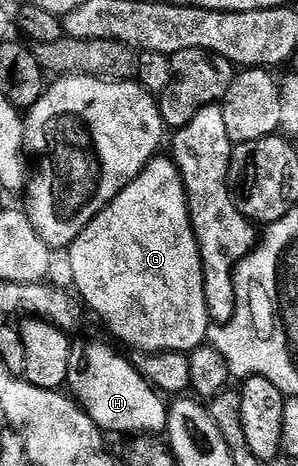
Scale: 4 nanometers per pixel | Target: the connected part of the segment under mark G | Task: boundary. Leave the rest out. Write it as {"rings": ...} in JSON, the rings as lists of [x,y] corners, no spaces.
{"rings":[[[158,156],[151,159],[143,168],[143,172],[139,172],[139,176],[135,180],[131,180],[131,184],[127,184],[127,188],[120,190],[115,196],[115,200],[111,200],[111,204],[107,204],[107,208],[103,208],[103,212],[99,212],[99,216],[95,216],[95,220],[91,220],[91,224],[87,224],[87,228],[83,228],[83,232],[79,232],[73,245],[68,247],[68,252],[71,256],[76,292],[78,291],[85,297],[86,304],[105,321],[106,328],[123,345],[130,346],[133,350],[141,350],[137,352],[146,355],[166,354],[168,350],[192,352],[206,341],[211,321],[207,312],[207,300],[204,298],[203,264],[197,237],[189,219],[189,201],[185,195],[185,185],[177,163],[173,161],[172,157]]]}

